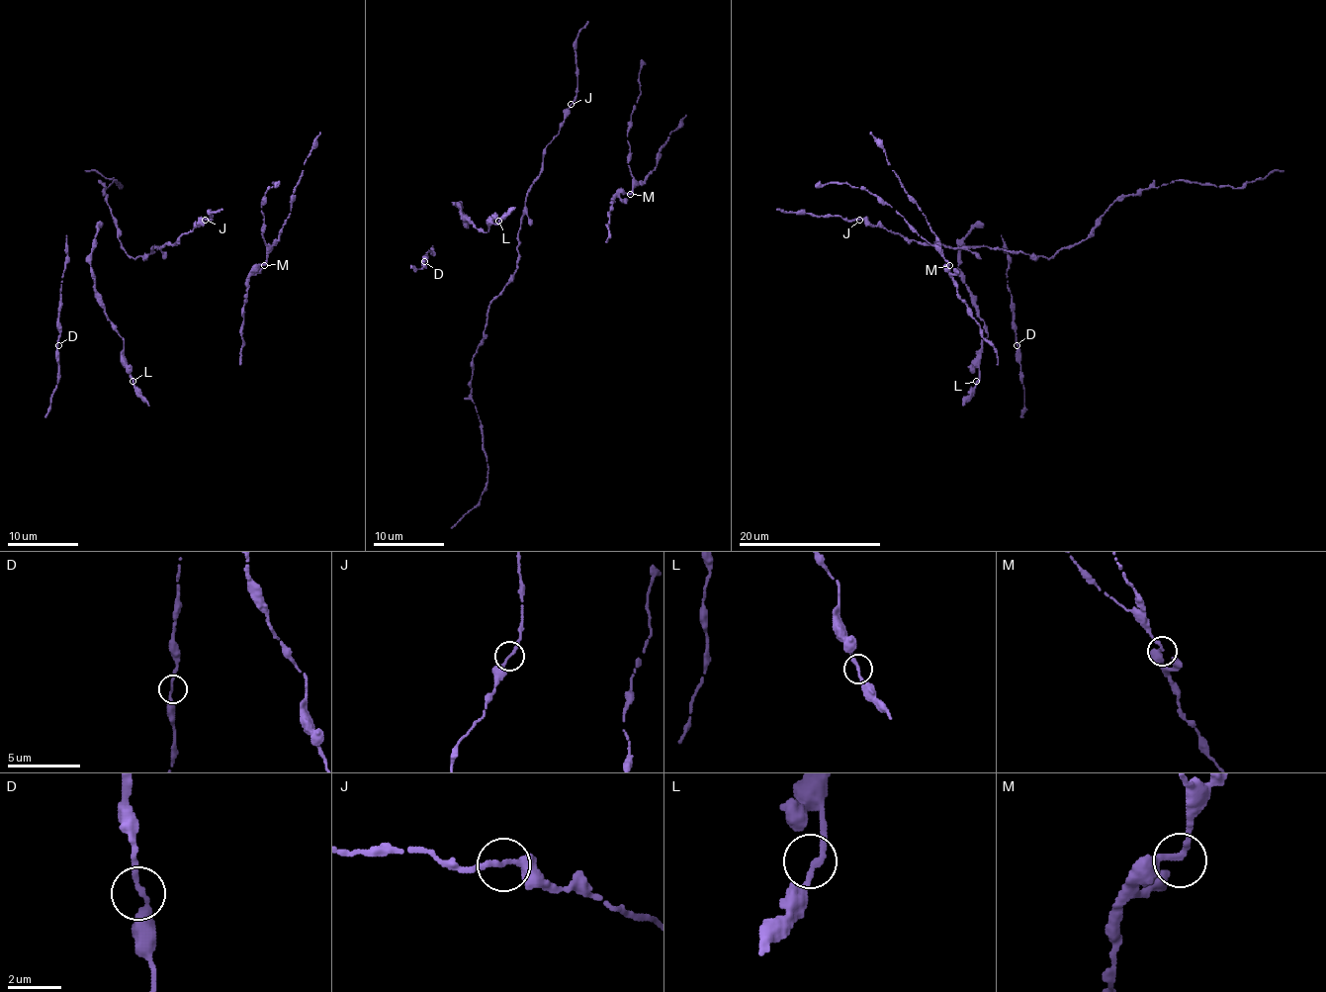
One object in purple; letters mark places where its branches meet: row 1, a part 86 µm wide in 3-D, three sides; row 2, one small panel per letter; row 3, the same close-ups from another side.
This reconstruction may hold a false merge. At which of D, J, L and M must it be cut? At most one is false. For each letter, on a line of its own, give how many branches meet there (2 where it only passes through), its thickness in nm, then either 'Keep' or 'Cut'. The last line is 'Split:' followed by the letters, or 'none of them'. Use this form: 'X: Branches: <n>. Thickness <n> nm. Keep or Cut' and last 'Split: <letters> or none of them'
D: Branches: 2. Thickness 200 nm. Keep
J: Branches: 2. Thickness 200 nm. Keep
L: Branches: 2. Thickness 220 nm. Keep
M: Branches: 2. Thickness 200 nm. Keep
Split: none of them

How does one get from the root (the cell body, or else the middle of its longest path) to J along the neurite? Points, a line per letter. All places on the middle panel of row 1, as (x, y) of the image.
J: (527, 194), (541, 170), (543, 150), (559, 133), (559, 126), (572, 105)

